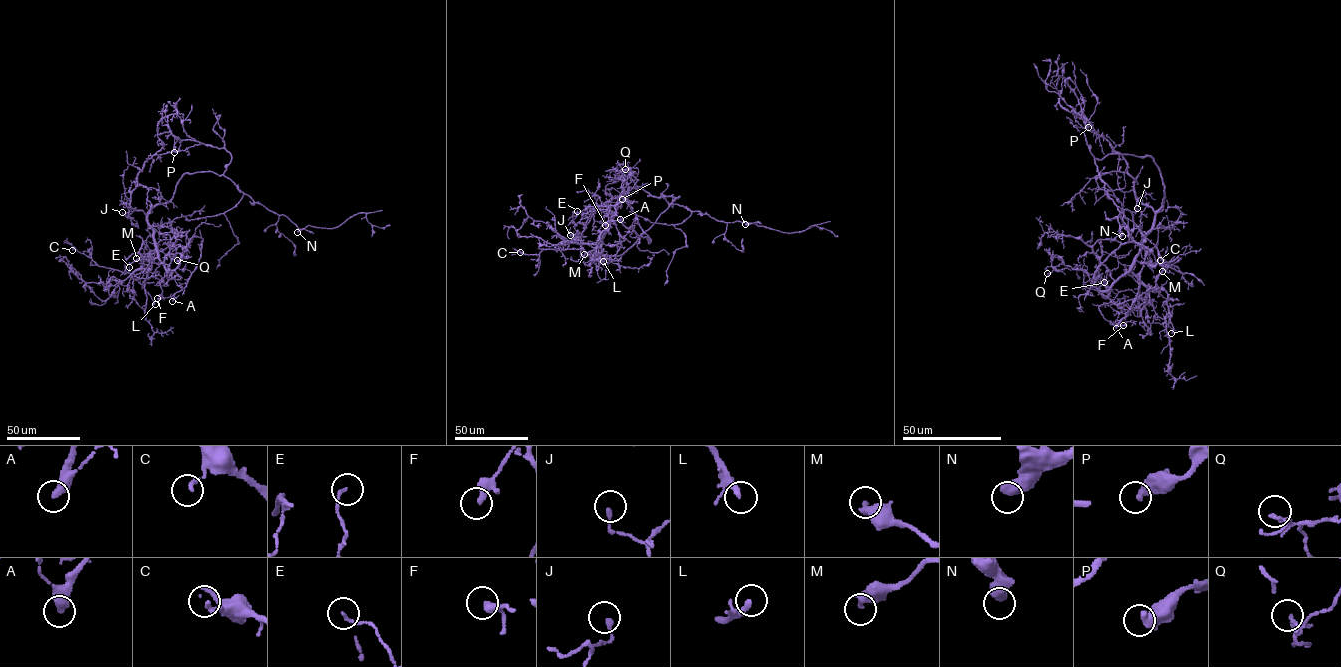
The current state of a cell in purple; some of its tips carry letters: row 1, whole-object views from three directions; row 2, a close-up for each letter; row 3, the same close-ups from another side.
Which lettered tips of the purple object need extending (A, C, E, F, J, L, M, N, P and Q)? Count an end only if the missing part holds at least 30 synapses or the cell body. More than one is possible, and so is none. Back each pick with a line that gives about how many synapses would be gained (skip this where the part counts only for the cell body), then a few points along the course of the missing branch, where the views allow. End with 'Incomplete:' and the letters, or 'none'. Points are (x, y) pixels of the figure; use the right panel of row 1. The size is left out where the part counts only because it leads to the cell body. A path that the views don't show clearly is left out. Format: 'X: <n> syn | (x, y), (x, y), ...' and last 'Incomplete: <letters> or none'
A: 45 syn | (1116, 328), (1100, 348), (1102, 352), (1109, 353), (1111, 359)
L: 35 syn
Incomplete: A, L

